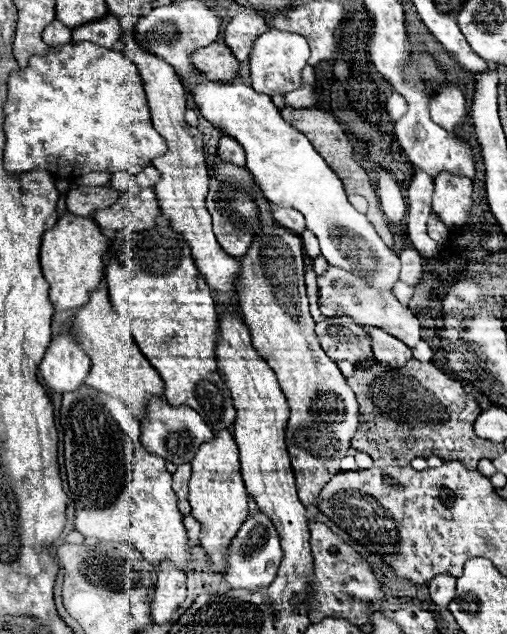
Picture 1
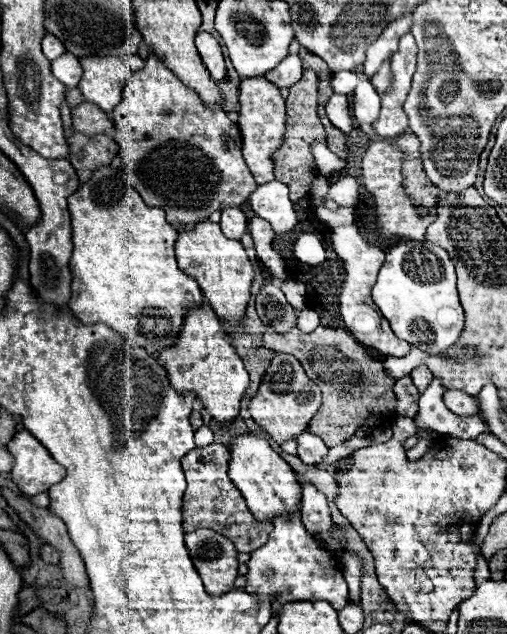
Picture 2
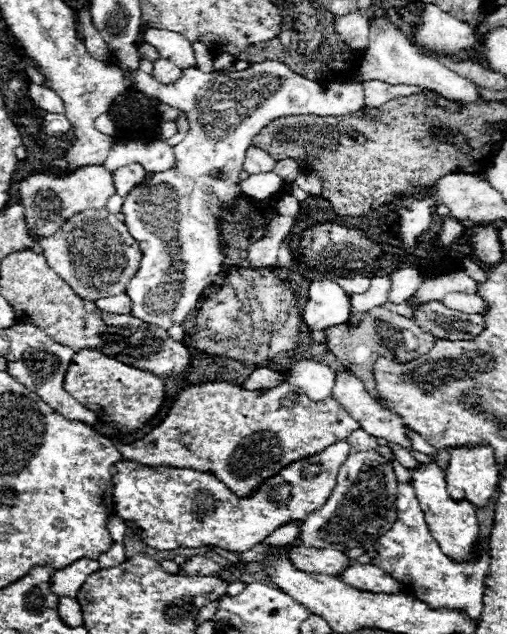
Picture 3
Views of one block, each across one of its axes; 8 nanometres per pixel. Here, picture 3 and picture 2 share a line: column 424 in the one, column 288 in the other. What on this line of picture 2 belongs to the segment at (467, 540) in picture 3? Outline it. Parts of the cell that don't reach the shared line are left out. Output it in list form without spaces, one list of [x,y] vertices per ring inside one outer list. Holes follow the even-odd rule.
[[[254,434],[240,436],[236,444],[230,448],[230,454],[232,458],[228,474],[246,498],[248,510],[254,512],[256,520],[274,520],[276,516],[288,516],[300,510],[302,486],[296,478],[296,472],[270,448],[270,444],[264,438],[258,438]]]

